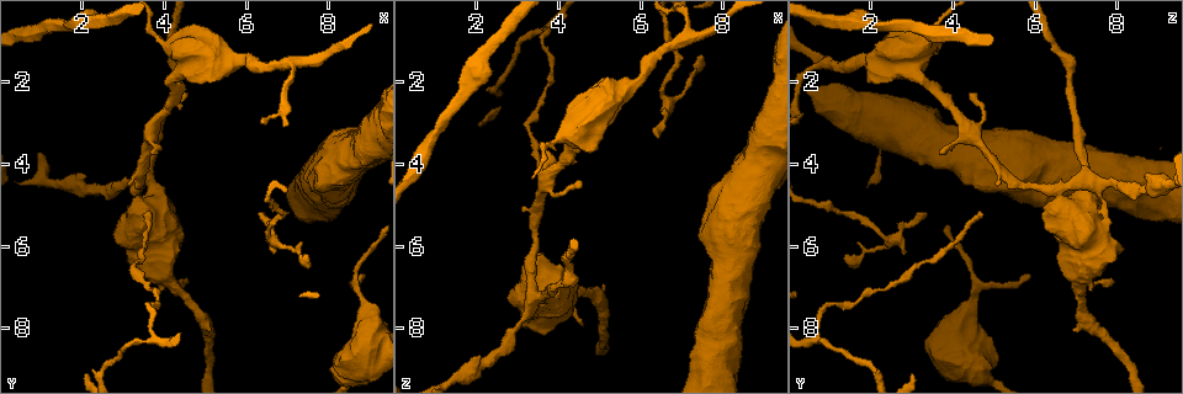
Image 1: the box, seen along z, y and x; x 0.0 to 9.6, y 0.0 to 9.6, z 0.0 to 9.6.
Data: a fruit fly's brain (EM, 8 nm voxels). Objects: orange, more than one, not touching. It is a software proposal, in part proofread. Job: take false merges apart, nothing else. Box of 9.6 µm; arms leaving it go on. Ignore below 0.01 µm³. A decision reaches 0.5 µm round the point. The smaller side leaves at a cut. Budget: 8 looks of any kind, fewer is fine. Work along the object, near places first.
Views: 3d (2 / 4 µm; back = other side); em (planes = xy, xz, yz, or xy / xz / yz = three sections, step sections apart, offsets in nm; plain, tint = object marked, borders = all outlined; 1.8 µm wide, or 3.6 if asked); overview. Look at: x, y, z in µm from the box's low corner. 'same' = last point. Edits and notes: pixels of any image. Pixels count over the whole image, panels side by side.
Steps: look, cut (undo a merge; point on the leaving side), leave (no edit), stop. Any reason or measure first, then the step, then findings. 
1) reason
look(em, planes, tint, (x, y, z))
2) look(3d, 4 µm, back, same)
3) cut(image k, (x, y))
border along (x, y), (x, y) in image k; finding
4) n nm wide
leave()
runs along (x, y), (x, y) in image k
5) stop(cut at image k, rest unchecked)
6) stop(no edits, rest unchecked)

side arm on a straight run
look(em, yz, step 16, plain, (7.10, 1.55, 0.85))

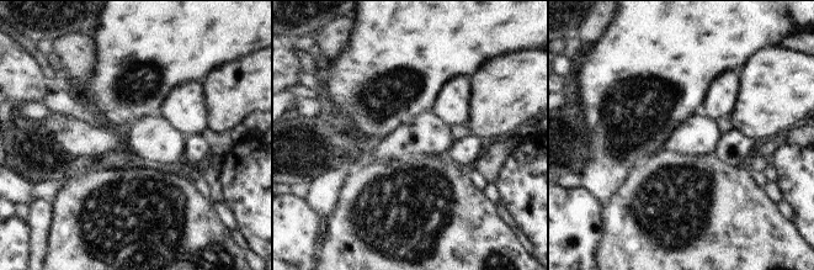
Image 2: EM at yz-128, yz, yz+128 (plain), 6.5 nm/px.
look(em, yz, step 16, borders, same)

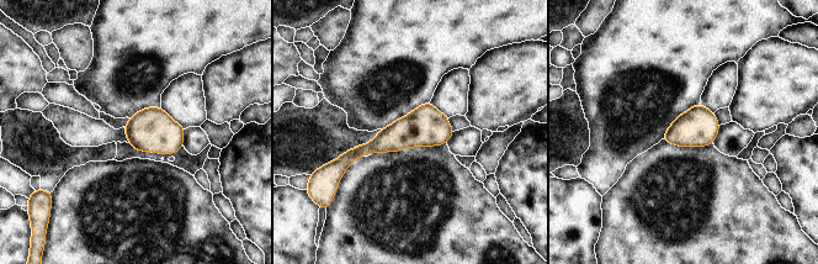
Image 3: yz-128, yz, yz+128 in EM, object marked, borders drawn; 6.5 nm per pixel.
leave()
runs along (449, 130), (408, 131), (343, 159) in image 3; one cell here

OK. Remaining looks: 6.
a narrow waist
look(em, planes, tint, (3.80, 8.25, 0.65))

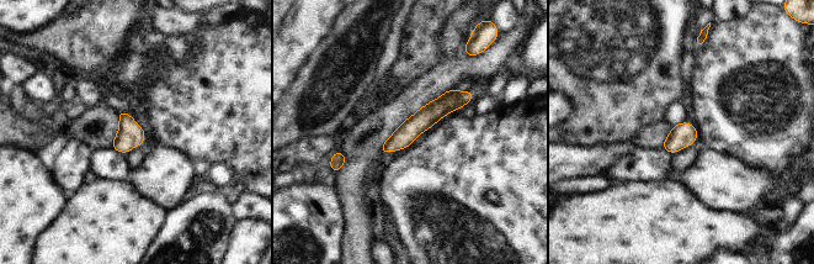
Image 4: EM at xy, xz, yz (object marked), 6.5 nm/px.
140 nm wide
leave()
runs along (469, 95), (436, 109), (383, 149) in image 4; all the same cell

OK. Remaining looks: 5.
a fork
look(em, yz, step 8, borders, (8.70, 6.90, 4.60))

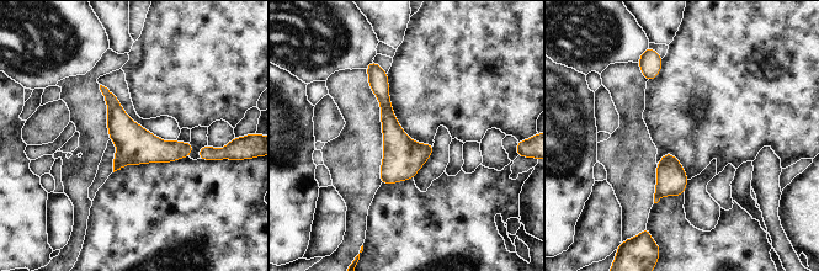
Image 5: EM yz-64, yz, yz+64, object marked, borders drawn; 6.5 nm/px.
leave()
runs along (378, 70), (392, 128), (392, 180) in image 5; continuous, no second cell

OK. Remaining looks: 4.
stop(no edits, rest unchecked)

